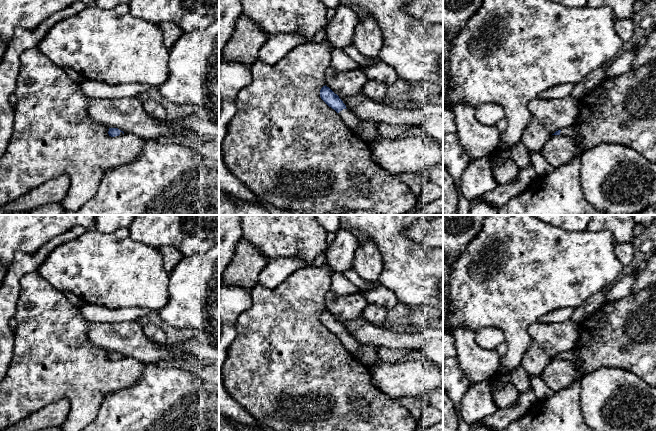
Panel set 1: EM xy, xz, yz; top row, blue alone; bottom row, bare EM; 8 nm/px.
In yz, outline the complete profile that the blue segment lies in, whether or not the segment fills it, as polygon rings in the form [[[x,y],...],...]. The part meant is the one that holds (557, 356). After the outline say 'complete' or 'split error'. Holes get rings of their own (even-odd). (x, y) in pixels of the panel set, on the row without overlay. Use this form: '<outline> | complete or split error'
[[[571,350],[571,351],[565,351],[561,354],[558,354],[552,359],[562,359],[565,361],[571,361],[574,359],[574,357],[575,357],[575,352],[573,350]]] | split error

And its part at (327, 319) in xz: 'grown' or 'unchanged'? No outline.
grown

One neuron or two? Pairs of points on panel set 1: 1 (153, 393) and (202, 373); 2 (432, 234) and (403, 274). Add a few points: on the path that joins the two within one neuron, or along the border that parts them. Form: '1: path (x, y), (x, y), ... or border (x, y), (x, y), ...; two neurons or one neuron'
1: border (194, 373), (208, 382); two neurons
2: border (405, 231), (414, 241), (432, 247); two neurons

